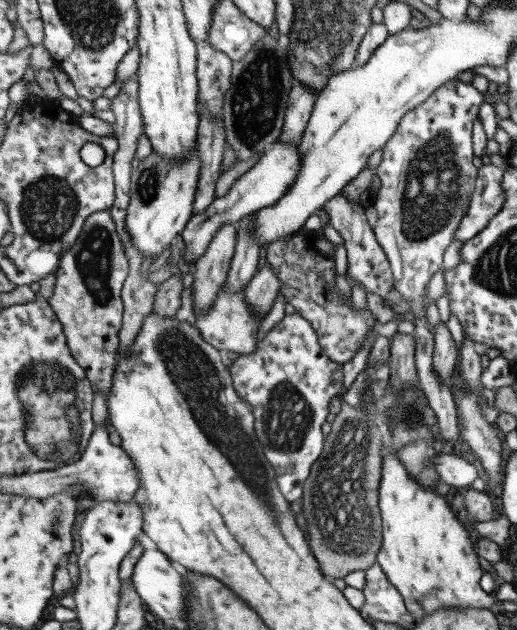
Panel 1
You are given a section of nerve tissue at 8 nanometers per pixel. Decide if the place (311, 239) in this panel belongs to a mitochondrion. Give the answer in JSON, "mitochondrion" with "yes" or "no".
{"mitochondrion":"no"}

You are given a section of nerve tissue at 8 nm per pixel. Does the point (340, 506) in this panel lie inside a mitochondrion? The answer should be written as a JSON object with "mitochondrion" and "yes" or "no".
{"mitochondrion":"yes"}

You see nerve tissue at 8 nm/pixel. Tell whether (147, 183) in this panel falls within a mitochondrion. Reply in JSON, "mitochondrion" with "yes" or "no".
{"mitochondrion":"yes"}

